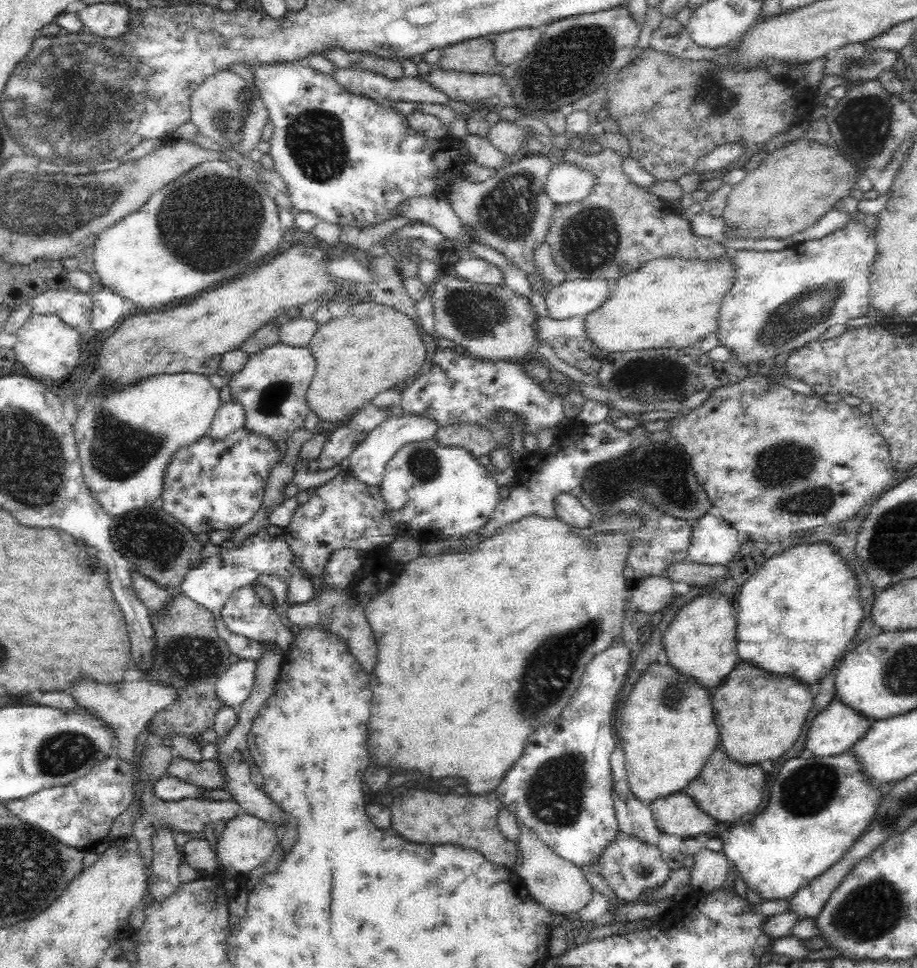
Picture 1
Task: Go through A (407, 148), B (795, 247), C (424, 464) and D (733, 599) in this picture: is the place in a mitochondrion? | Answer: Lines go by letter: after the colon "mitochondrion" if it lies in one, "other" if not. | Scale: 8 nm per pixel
A: other
B: other
C: mitochondrion
D: other

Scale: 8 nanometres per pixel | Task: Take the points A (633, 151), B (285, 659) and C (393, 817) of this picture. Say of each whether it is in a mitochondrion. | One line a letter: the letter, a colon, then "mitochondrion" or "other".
A: other
B: other
C: other

